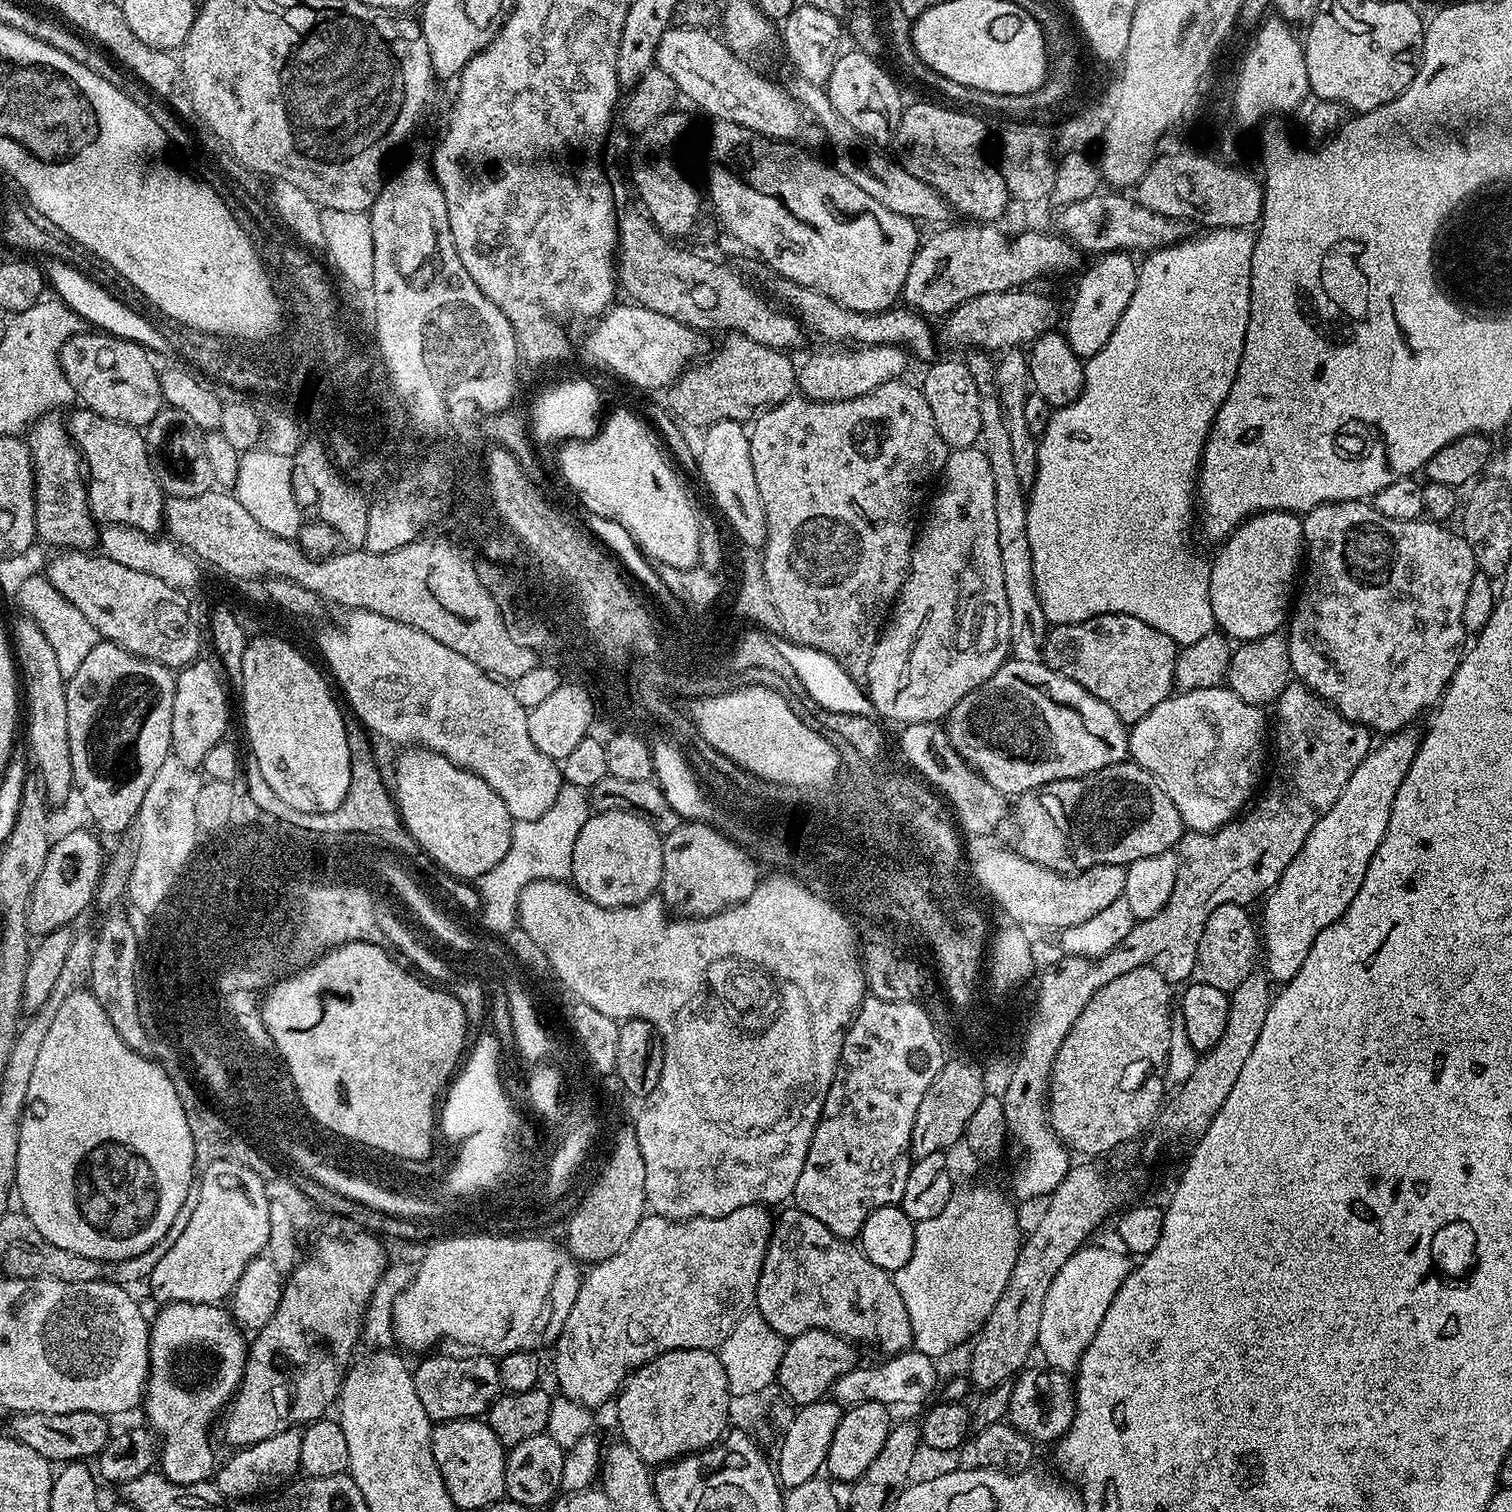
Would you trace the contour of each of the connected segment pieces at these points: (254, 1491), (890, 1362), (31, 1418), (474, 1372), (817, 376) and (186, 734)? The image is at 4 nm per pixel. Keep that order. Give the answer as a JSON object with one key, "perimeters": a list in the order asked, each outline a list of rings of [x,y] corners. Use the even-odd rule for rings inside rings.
{"perimeters":[[[[287,1428],[280,1434],[271,1435],[262,1442],[249,1445],[234,1452],[234,1456],[214,1476],[217,1489],[226,1498],[238,1500],[254,1498],[283,1487],[299,1471],[301,1460],[301,1429]],[[270,1490],[269,1492],[266,1492]]],[[[912,1348],[908,1351],[891,1355],[884,1363],[876,1366],[857,1366],[840,1375],[832,1384],[831,1395],[836,1402],[845,1407],[852,1407],[866,1401],[876,1401],[879,1404],[895,1406],[914,1406],[926,1401],[940,1384],[937,1363]]],[[[18,1412],[11,1419],[12,1437],[30,1446],[30,1450],[38,1450],[38,1454],[42,1454],[42,1458],[50,1462],[87,1461],[89,1458],[95,1458],[100,1455],[110,1438],[109,1421],[93,1412],[71,1412],[70,1414]]],[[[428,1354],[423,1357],[424,1360],[412,1372],[412,1381],[414,1382],[414,1390],[418,1390],[418,1402],[422,1402],[422,1410],[426,1410],[428,1417],[436,1424],[449,1424],[452,1420],[474,1420],[483,1417],[487,1413],[488,1407],[495,1402],[496,1397],[501,1395],[500,1386],[500,1366],[493,1357],[483,1354],[464,1354],[468,1356],[432,1356],[436,1354]]],[[[870,344],[861,347],[856,352],[822,352],[818,356],[812,356],[804,365],[798,368],[798,392],[805,400],[817,400],[818,402],[846,402],[850,398],[858,398],[862,394],[870,394],[870,390],[878,390],[891,380],[901,379],[908,368],[909,353],[896,344]]],[[[197,658],[175,673],[174,714],[170,722],[171,755],[176,756],[182,766],[194,769],[199,769],[206,754],[210,754],[210,749],[218,746],[218,742],[229,735],[228,692],[224,689],[226,680],[221,669],[211,659],[204,659]]]]}

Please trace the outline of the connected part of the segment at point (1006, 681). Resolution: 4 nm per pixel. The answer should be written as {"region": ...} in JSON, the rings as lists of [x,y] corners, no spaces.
{"region":[[[1009,658],[1002,667],[970,694],[962,698],[946,717],[946,731],[954,750],[972,765],[994,790],[1009,798],[1043,787],[1055,780],[1089,776],[1111,764],[1129,759],[1129,729],[1124,721],[1078,682],[1050,670],[1040,660]]]}

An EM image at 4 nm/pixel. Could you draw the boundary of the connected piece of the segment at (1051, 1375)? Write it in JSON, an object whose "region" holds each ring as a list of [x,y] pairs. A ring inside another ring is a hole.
{"region":[[[1025,1367],[1015,1377],[1006,1420],[1033,1442],[1055,1442],[1072,1429],[1076,1413],[1076,1390],[1073,1381],[1059,1368],[1032,1367]]]}

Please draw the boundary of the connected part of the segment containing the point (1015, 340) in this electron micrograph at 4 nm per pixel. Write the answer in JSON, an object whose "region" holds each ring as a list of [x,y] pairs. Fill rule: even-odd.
{"region":[[[1013,290],[1010,292],[995,292],[994,294],[978,294],[978,298],[970,298],[966,302],[957,304],[956,309],[953,312],[949,312],[947,316],[943,317],[942,324],[944,324],[944,336],[942,332],[942,340],[948,344],[953,344],[956,348],[968,349],[981,349],[981,350],[993,350],[992,348],[1000,348],[999,350],[1015,349],[1017,346],[1031,345],[1033,340],[1037,340],[1040,336],[1046,335],[1048,332],[1053,331],[1057,327],[1056,319],[1061,319],[1062,312],[1056,309],[1056,304],[1048,296],[1043,296],[1040,292],[1028,292],[1032,290]]]}

